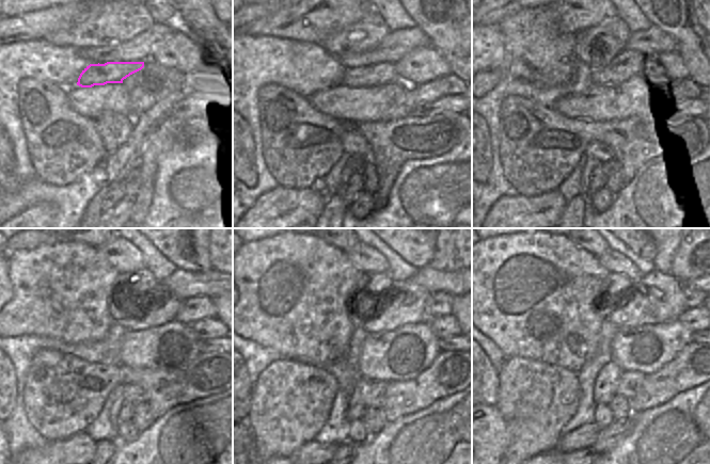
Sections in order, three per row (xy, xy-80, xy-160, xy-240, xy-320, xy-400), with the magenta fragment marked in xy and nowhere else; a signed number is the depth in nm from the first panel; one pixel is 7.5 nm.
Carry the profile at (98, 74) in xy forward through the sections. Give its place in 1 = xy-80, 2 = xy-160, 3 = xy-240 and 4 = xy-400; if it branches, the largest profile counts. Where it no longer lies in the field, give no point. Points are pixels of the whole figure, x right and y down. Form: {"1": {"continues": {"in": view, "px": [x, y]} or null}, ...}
{"1": {"continues": {"in": "xy-80", "px": [381, 74]}}, "2": {"continues": {"in": "xy-160", "px": [628, 64]}}, "3": {"continues": {"in": "xy-240", "px": [154, 308]}}, "4": {"continues": {"in": "xy-400", "px": [657, 298]}}}

